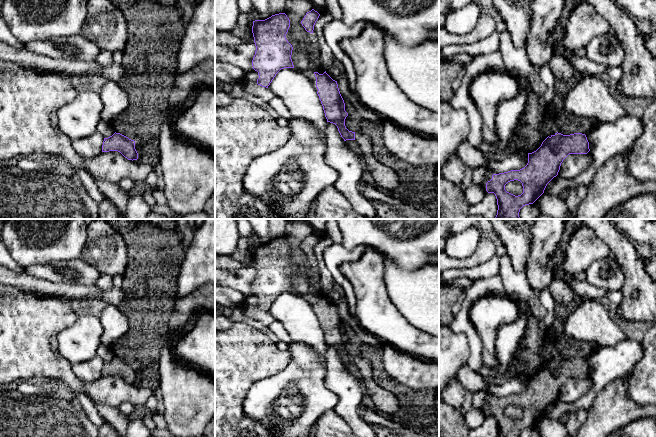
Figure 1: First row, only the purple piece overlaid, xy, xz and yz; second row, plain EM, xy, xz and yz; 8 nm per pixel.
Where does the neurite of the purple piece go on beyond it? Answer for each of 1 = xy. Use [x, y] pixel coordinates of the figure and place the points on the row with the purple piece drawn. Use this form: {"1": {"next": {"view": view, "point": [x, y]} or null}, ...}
{"1": {"next": null}}

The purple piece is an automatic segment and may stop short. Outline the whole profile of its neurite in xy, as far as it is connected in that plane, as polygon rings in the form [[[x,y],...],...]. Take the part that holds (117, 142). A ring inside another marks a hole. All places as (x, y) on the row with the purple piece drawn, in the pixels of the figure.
[[[114,133],[108,138],[104,138],[102,152],[118,151],[128,160],[137,160],[138,153],[135,149],[135,141],[128,137]]]

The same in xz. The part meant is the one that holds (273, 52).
[[[285,13],[272,15],[265,20],[253,21],[252,33],[256,46],[252,66],[258,72],[257,84],[268,88],[276,74],[284,68],[294,68],[291,55],[293,47],[286,39],[290,27],[290,20]]]

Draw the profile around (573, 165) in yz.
[[[592,153],[569,154],[561,163],[558,175],[562,178],[573,180],[589,169],[593,163]]]

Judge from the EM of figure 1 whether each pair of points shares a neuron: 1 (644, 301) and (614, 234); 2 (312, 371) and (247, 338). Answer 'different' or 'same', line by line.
1: same
2: different

